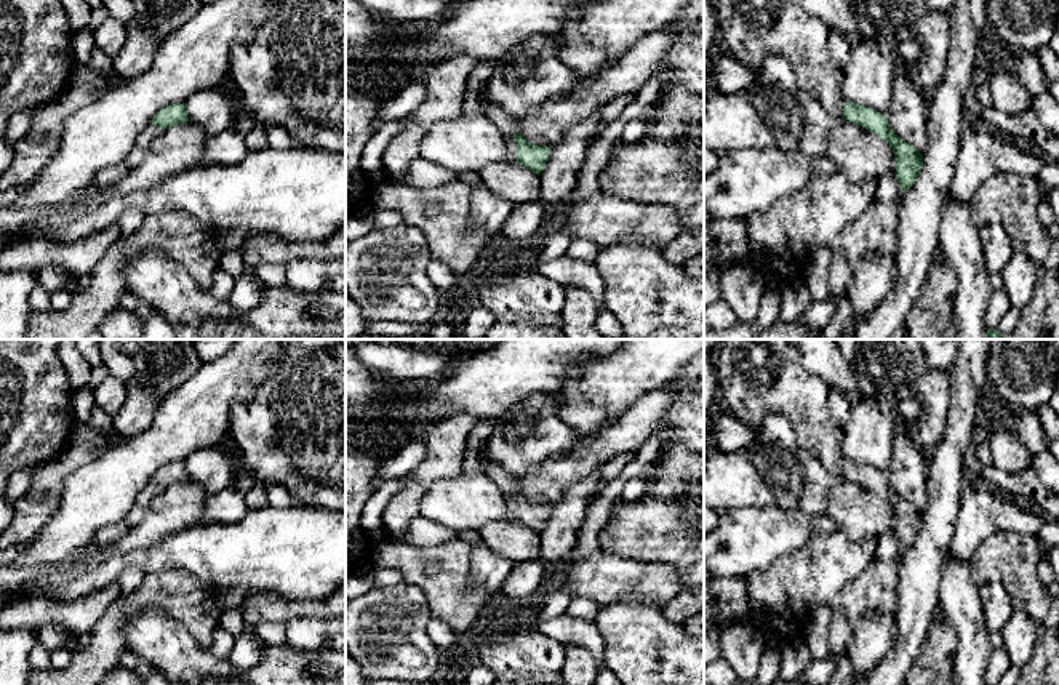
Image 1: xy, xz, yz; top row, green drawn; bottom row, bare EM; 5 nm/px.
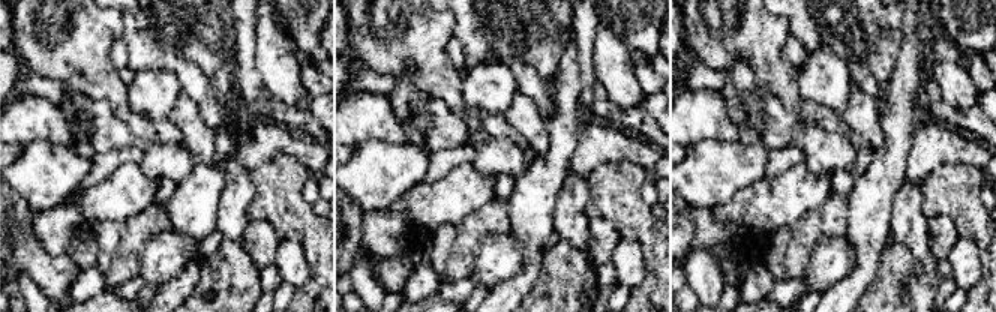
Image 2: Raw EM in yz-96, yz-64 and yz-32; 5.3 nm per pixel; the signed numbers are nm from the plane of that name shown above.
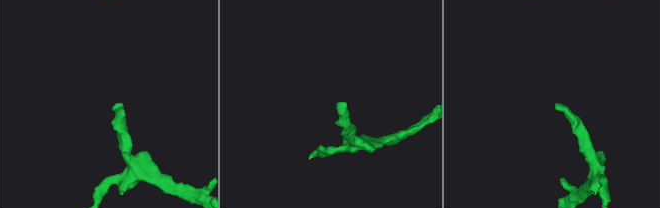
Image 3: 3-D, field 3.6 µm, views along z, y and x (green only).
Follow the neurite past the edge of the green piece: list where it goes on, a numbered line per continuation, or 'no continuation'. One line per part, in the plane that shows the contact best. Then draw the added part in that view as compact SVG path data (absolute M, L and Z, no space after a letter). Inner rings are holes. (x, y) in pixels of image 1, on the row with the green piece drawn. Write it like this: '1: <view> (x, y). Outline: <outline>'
1: xz (507, 125). Outline: M478 93L478 99L483 109L483 114L498 125L504 141L506 141L506 157L504 162L515 165L517 162L517 144L514 141L514 134L517 133L517 118L510 117L504 109L488 104L482 94Z

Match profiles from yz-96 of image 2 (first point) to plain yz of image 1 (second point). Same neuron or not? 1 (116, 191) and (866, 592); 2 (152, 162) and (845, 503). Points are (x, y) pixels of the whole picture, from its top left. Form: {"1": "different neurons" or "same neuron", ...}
{"1": "different neurons", "2": "same neuron"}

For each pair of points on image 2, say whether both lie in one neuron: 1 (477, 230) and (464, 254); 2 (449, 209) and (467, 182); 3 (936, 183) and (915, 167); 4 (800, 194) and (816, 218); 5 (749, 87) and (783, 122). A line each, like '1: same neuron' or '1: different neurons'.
1: same neuron
2: same neuron
3: different neurons
4: different neurons
5: same neuron

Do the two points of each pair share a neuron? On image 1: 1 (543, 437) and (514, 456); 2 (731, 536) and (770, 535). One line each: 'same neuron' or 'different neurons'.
1: same neuron
2: same neuron

